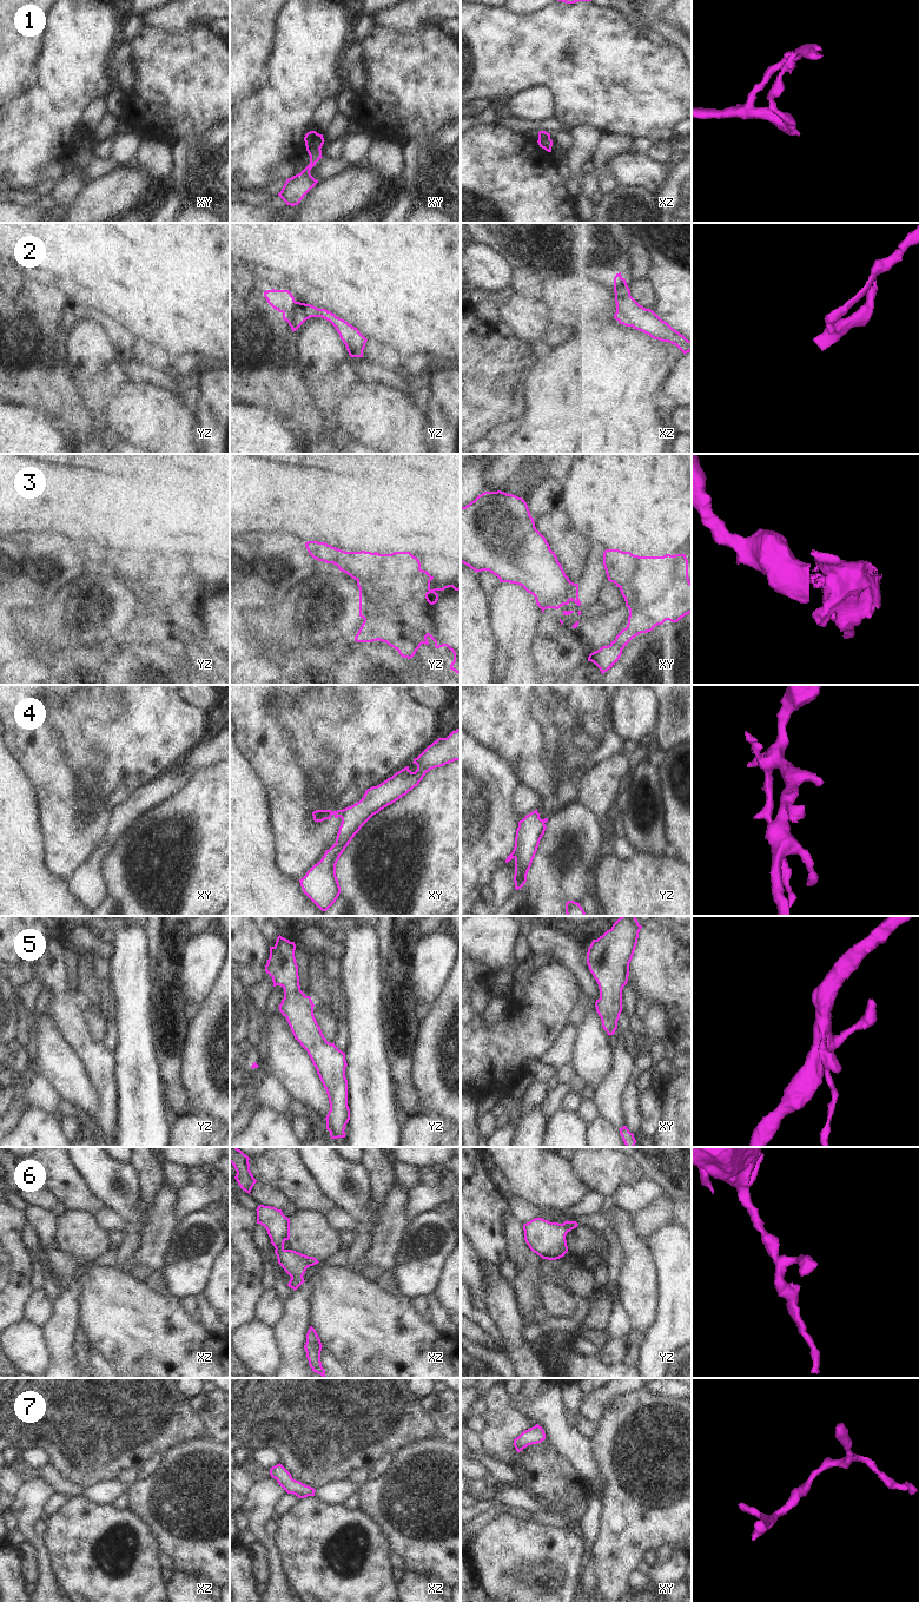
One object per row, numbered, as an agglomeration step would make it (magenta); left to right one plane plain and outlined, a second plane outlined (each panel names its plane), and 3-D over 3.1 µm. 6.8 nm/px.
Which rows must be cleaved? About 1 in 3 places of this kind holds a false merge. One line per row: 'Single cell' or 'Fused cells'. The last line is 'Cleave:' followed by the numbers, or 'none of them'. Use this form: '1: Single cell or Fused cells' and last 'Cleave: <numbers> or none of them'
1: Fused cells
2: Fused cells
3: Fused cells
4: Fused cells
5: Single cell
6: Single cell
7: Single cell
Cleave: 1, 2, 3, 4.

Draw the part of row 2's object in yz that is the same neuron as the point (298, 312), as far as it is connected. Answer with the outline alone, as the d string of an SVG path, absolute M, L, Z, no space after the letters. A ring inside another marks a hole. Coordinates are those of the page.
M295 301L290 308L283 312L283 319L289 323L292 332L311 317L322 317L329 321L339 334L350 357L363 357L363 350L368 339L357 328L337 317L331 311Z

